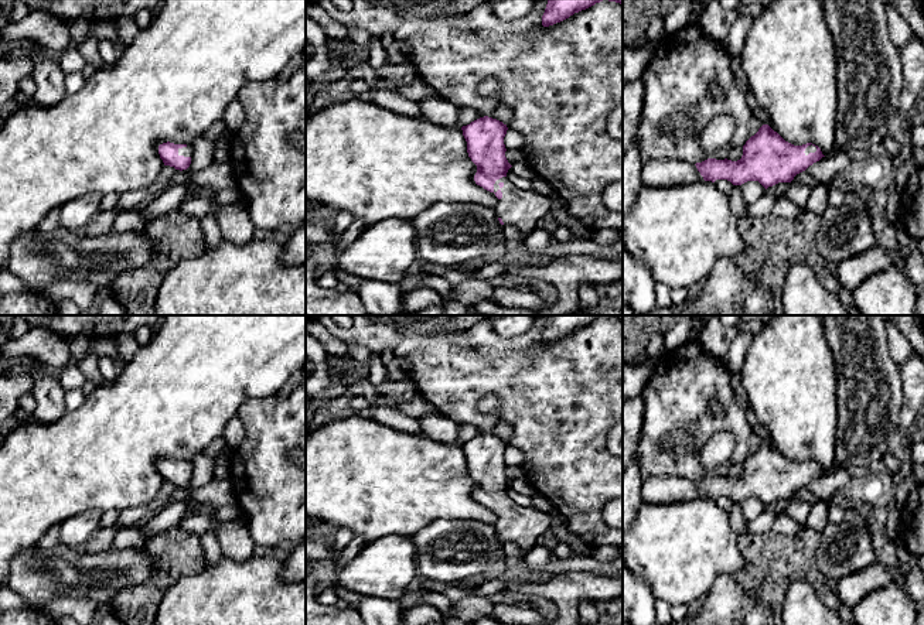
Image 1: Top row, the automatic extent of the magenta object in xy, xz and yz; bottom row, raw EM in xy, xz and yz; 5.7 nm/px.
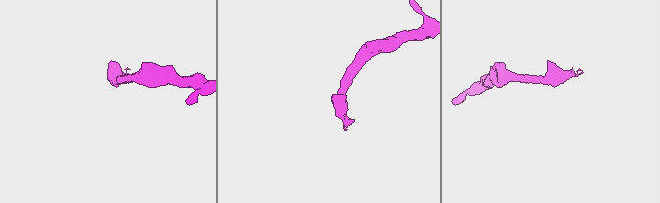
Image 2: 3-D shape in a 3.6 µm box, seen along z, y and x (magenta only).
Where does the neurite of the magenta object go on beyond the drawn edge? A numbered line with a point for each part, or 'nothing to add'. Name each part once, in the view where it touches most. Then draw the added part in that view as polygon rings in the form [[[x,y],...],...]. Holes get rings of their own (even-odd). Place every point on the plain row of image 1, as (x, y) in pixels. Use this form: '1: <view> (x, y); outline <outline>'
1: xz (522, 525); outline [[[507,493],[495,498],[494,509],[502,509],[495,529],[504,542],[512,542],[528,551],[536,546],[536,540],[550,530],[549,515],[531,506],[518,506]]]

